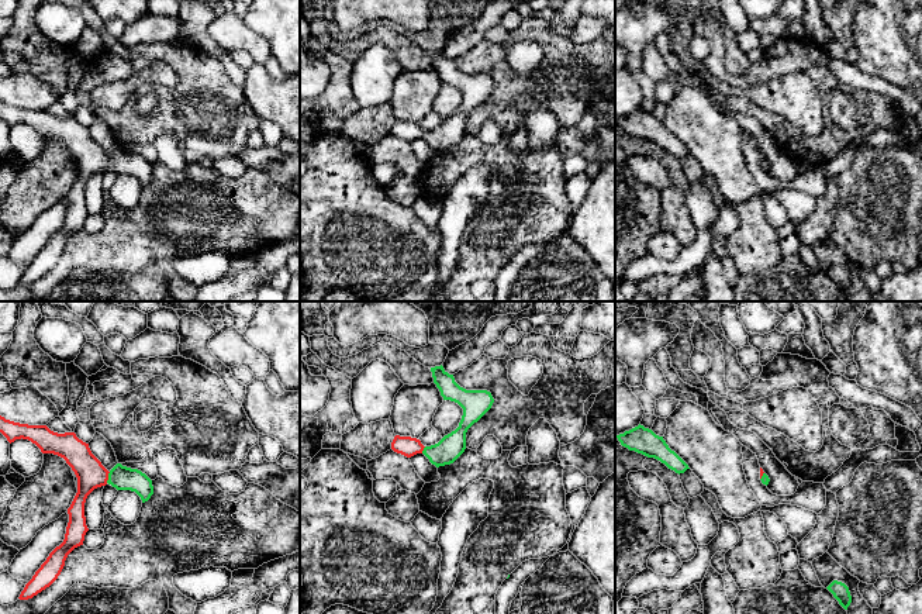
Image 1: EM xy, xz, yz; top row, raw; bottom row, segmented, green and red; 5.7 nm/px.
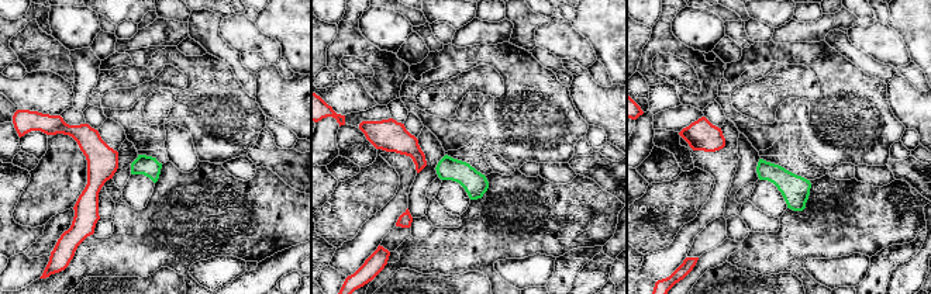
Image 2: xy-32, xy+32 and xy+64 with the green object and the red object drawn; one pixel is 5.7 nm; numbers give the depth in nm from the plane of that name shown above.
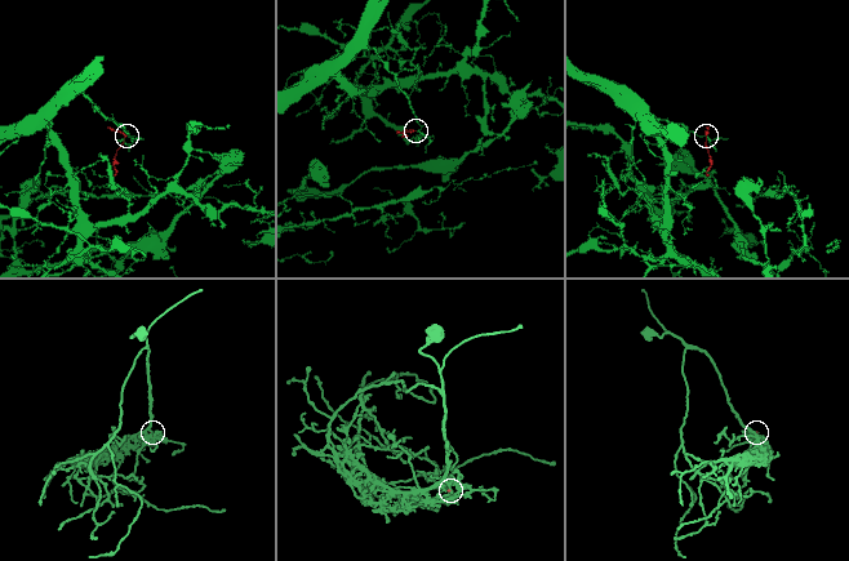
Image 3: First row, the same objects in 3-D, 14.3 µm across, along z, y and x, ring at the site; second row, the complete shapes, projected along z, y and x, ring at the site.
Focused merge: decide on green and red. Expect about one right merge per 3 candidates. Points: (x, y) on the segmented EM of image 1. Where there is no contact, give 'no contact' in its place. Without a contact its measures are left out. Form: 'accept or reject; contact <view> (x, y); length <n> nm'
accept; contact xy (109, 478); length 70 nm

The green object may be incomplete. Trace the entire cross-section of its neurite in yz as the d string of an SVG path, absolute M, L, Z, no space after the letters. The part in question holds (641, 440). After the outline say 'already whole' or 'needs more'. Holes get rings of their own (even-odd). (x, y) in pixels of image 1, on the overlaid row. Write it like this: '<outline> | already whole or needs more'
M638 425L624 434L617 435L622 446L635 451L648 458L655 458L664 463L676 473L684 473L688 465L669 448L663 437L656 435L652 430Z | already whole

